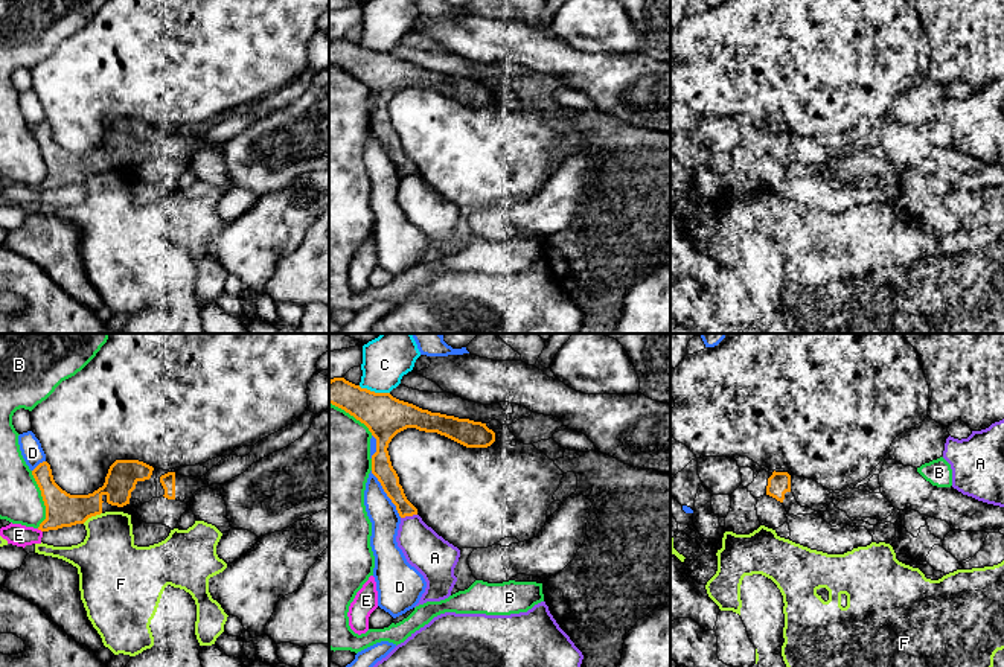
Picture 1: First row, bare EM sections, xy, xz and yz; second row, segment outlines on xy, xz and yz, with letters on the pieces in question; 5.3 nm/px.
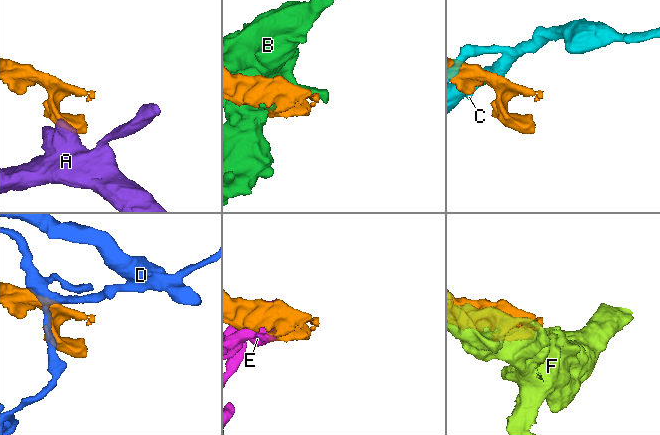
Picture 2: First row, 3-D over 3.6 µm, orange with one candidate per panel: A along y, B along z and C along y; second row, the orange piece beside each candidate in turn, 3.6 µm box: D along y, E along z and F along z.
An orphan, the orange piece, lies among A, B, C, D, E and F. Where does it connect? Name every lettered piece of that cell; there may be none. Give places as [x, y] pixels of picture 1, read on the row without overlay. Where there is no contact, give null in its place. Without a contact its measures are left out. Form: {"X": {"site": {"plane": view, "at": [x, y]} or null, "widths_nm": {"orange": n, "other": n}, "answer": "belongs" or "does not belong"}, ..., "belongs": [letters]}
{"A": {"site": {"plane": "xz", "at": [409, 174]}, "widths_nm": {"orange": 100, "other": 220}, "answer": "does not belong"}, "B": {"site": {"plane": "xy", "at": [43, 159]}, "widths_nm": {"orange": 180, "other": 220}, "answer": "does not belong"}, "C": {"site": {"plane": "xz", "at": [374, 51]}, "widths_nm": {"orange": 220, "other": 240}, "answer": "does not belong"}, "D": {"site": {"plane": "xz", "at": [386, 151]}, "widths_nm": {"orange": 110, "other": 150}, "answer": "does not belong"}, "E": {"site": {"plane": "xy", "at": [40, 188]}, "widths_nm": {"orange": 180, "other": 120}, "answer": "does not belong"}, "F": {"site": {"plane": "xy", "at": [92, 174]}, "widths_nm": {"orange": 180, "other": 320}, "answer": "does not belong"}, "belongs": []}

